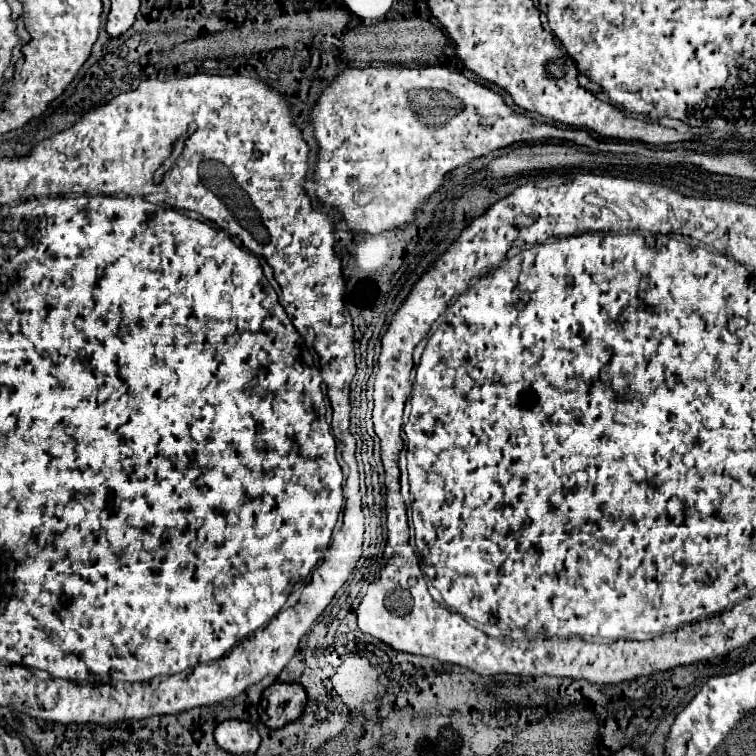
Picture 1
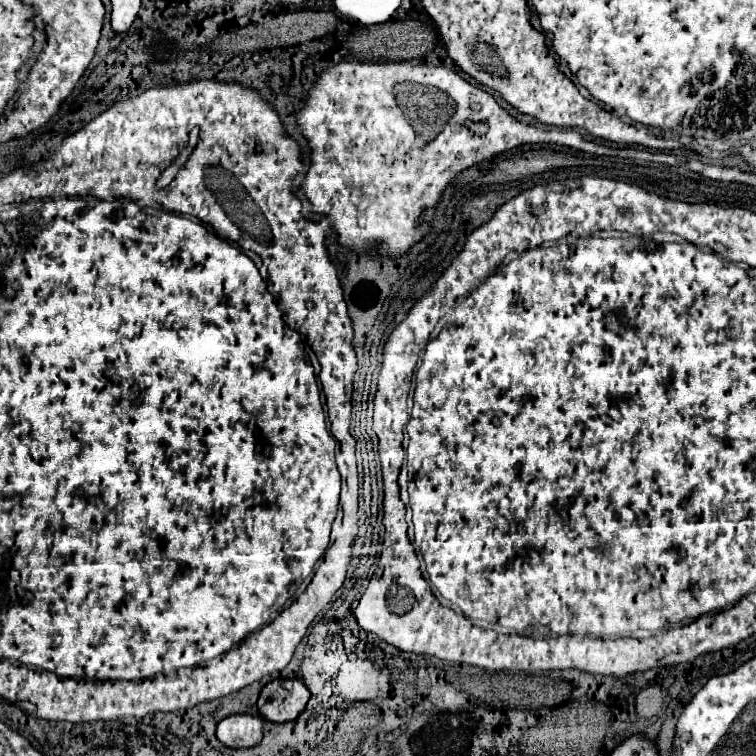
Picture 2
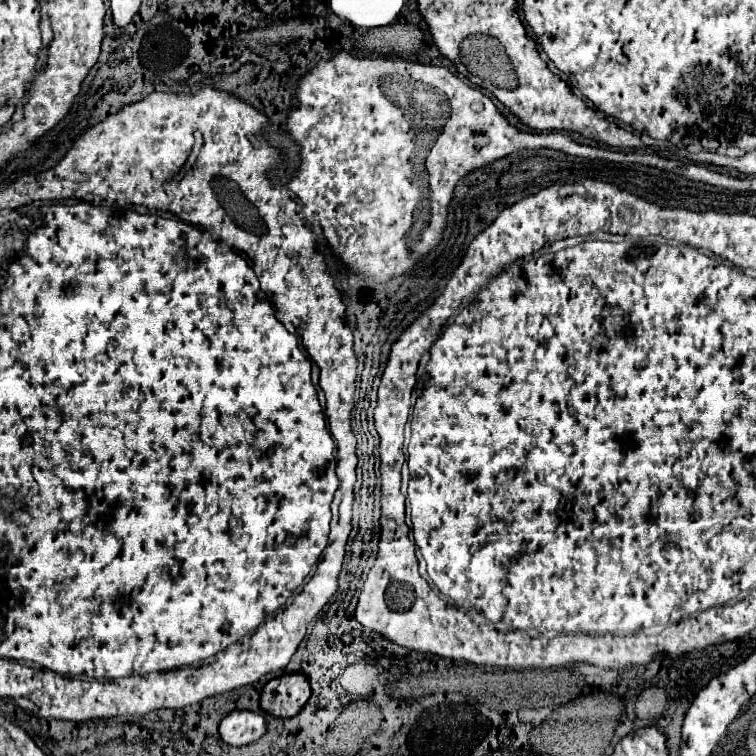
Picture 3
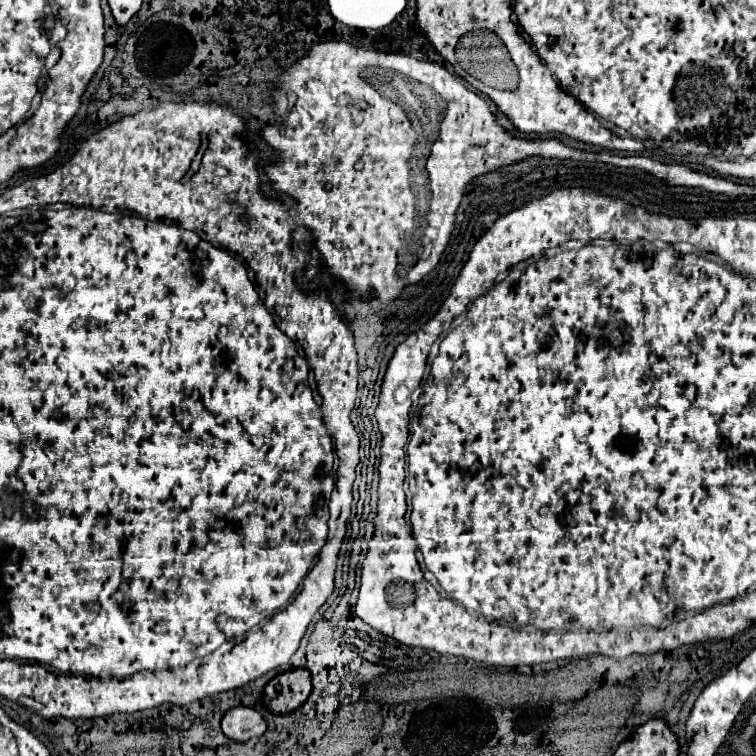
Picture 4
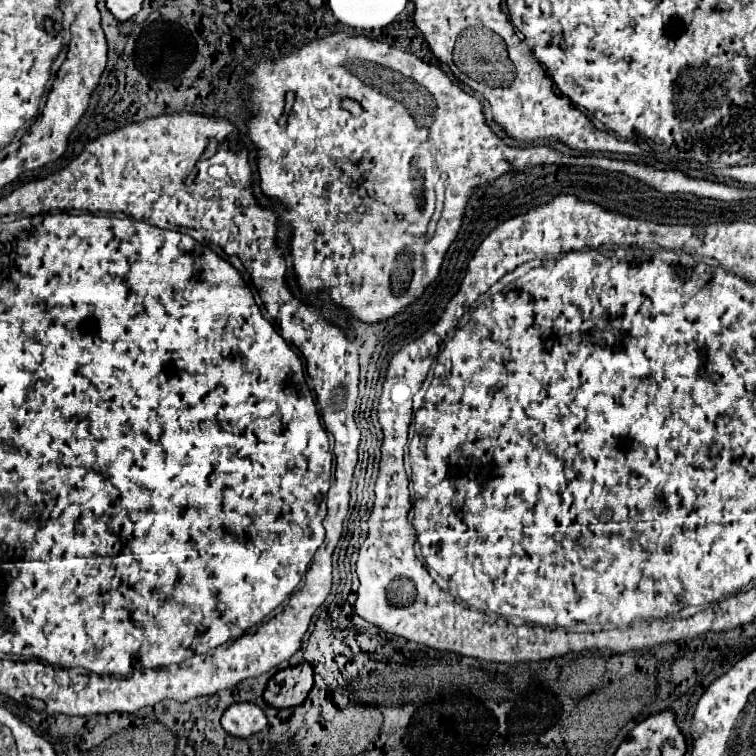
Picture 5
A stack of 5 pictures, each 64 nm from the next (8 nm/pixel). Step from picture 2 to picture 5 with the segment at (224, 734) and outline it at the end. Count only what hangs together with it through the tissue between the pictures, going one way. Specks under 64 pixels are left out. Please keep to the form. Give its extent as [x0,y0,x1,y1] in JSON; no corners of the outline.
[222,702,268,738]

